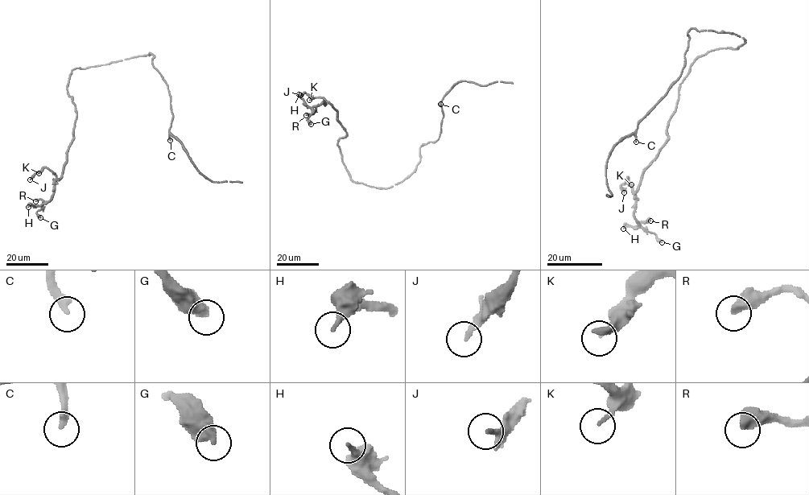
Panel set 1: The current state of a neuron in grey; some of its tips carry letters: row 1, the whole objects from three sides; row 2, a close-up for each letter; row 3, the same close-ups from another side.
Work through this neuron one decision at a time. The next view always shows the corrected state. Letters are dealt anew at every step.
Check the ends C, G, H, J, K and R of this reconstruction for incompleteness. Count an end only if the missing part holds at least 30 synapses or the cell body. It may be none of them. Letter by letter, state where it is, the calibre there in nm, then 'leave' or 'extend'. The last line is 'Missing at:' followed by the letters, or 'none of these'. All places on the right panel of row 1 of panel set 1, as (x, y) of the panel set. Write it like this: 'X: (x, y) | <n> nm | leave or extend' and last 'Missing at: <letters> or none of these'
C: (636, 142) | 300 nm | extend
G: (662, 242) | 480 nm | leave
H: (623, 228) | 240 nm | leave
J: (624, 192) | 190 nm | leave
K: (631, 184) | 130 nm | leave
R: (650, 220) | 500 nm | leave
Missing at: C

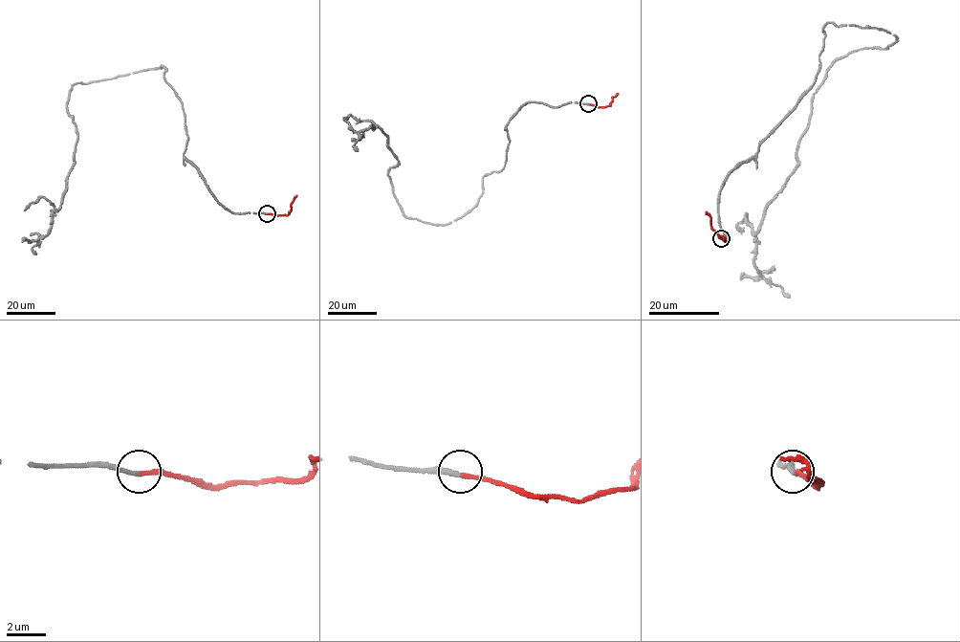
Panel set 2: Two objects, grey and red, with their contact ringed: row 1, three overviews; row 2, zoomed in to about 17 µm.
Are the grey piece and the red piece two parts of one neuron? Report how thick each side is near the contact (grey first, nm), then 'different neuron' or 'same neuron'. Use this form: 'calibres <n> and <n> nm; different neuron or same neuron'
calibres 240 and 240 nm; same neuron

